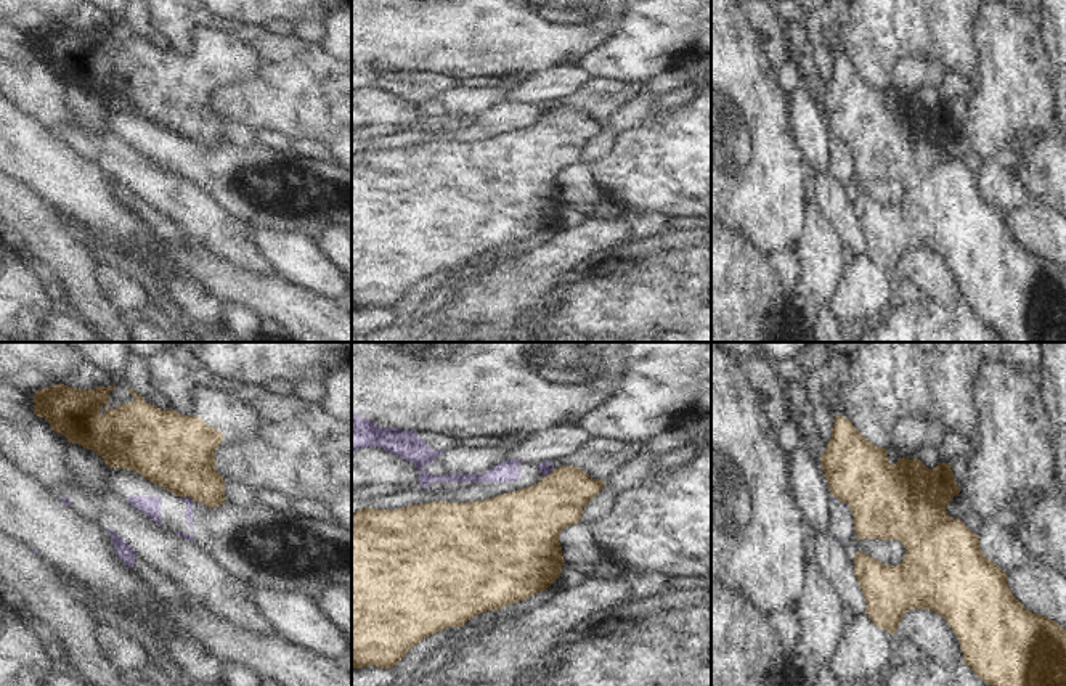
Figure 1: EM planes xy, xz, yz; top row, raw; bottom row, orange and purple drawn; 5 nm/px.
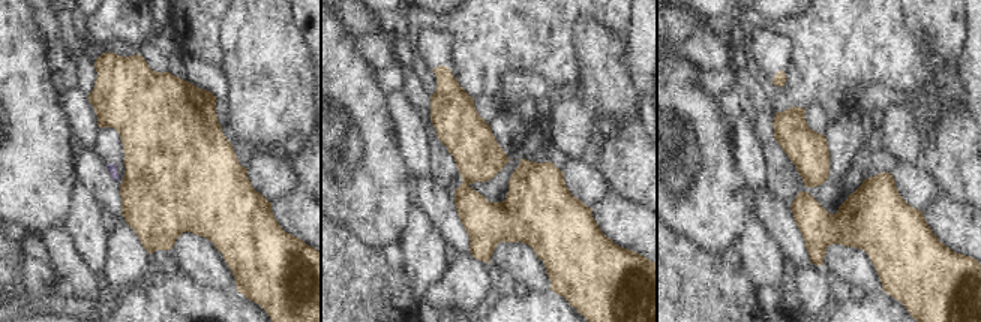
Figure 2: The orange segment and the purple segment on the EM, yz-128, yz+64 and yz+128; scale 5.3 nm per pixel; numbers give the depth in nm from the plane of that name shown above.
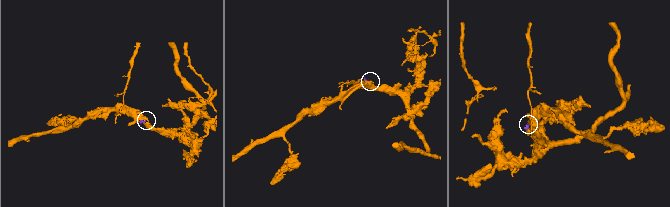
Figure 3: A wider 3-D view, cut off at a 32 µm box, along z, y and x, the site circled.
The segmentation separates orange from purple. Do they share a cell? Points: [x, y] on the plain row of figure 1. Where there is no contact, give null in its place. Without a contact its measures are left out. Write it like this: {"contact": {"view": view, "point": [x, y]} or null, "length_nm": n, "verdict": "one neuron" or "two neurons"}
{"contact": {"view": "xy", "point": [187, 135]}, "length_nm": 70, "verdict": "two neurons"}

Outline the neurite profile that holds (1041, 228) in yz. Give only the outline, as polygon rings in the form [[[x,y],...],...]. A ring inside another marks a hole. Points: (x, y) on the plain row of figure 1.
[[[1031,199],[1008,212],[1007,223],[1027,251],[1045,255],[1066,270],[1066,214]]]

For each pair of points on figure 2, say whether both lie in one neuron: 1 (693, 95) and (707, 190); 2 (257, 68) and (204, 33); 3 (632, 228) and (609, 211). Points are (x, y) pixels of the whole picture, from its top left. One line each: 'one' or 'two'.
1: one
2: two
3: one

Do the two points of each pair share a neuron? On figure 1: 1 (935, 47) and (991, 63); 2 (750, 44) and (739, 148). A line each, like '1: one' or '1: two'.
1: two
2: one

